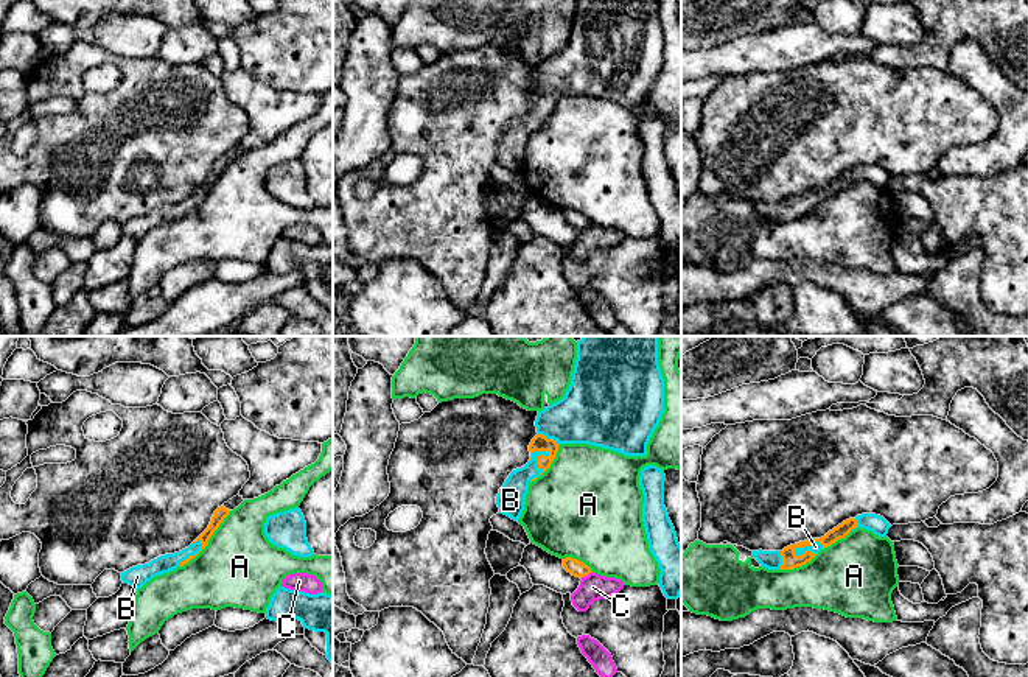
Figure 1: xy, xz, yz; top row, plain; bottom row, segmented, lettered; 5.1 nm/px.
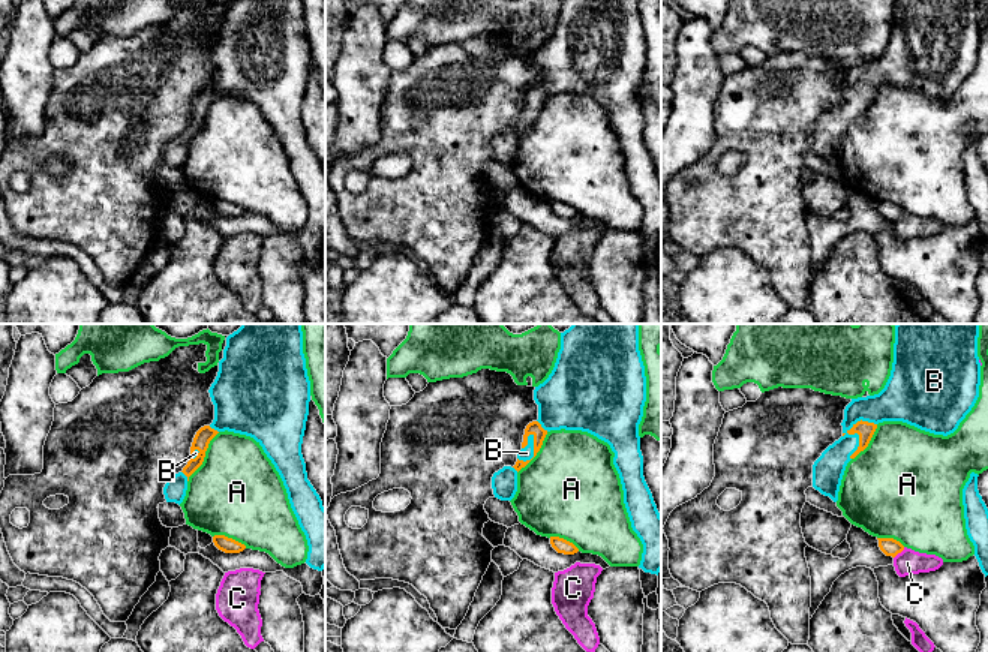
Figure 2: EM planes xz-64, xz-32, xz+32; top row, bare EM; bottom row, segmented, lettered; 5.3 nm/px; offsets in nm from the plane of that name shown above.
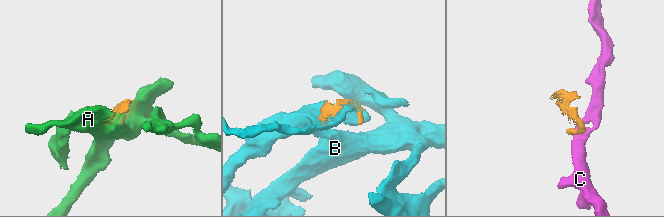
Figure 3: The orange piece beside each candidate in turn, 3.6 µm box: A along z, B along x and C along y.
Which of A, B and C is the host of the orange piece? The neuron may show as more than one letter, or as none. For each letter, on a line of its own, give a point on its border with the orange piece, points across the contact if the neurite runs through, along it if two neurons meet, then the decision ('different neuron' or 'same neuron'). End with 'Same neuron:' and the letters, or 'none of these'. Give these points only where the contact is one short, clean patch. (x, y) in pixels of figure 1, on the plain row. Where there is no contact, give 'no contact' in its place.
A: xy (207, 193) | different neuron
B: xz (538, 112) | same neuron
C: xz (587, 226) | along xz (593, 223), (580, 229) | different neuron
Same neuron: B

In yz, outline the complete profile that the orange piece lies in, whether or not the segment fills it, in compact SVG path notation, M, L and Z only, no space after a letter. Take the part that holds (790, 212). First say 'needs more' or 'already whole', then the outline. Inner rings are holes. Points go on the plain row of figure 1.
needs more; M862 165L829 182L821 190L809 190L784 199L782 202L753 202L754 210L768 221L793 221L810 213L821 201L844 190L851 182L863 179L885 188L891 176L880 167Z

